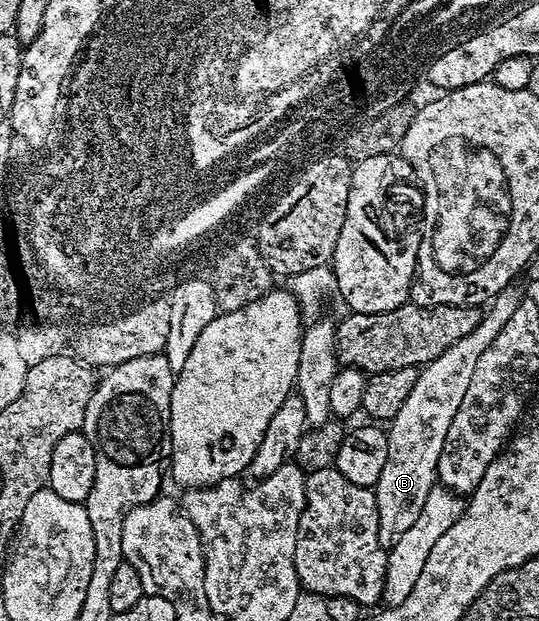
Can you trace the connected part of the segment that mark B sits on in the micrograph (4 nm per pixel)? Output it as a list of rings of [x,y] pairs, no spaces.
[[[513,285],[499,291],[490,300],[490,306],[487,308],[489,311],[485,310],[481,314],[478,325],[471,333],[466,333],[462,341],[454,341],[454,345],[450,345],[446,353],[434,357],[434,361],[425,363],[419,368],[420,376],[418,381],[414,381],[414,390],[410,393],[410,397],[406,397],[402,409],[398,409],[396,416],[391,419],[390,426],[387,428],[386,465],[382,468],[382,477],[378,477],[374,488],[378,505],[378,541],[385,549],[391,549],[398,541],[398,537],[402,537],[402,533],[406,533],[406,529],[410,529],[410,525],[418,521],[422,513],[422,505],[426,505],[426,497],[430,497],[430,489],[437,486],[438,457],[442,453],[442,445],[446,445],[446,433],[450,433],[450,421],[454,421],[454,413],[458,413],[458,405],[462,405],[462,397],[466,397],[466,389],[470,389],[470,381],[474,378],[478,357],[482,357],[482,353],[490,349],[494,337],[502,333],[502,325],[506,325],[506,321],[514,317],[514,309],[518,309],[522,298],[522,292],[518,287]]]

